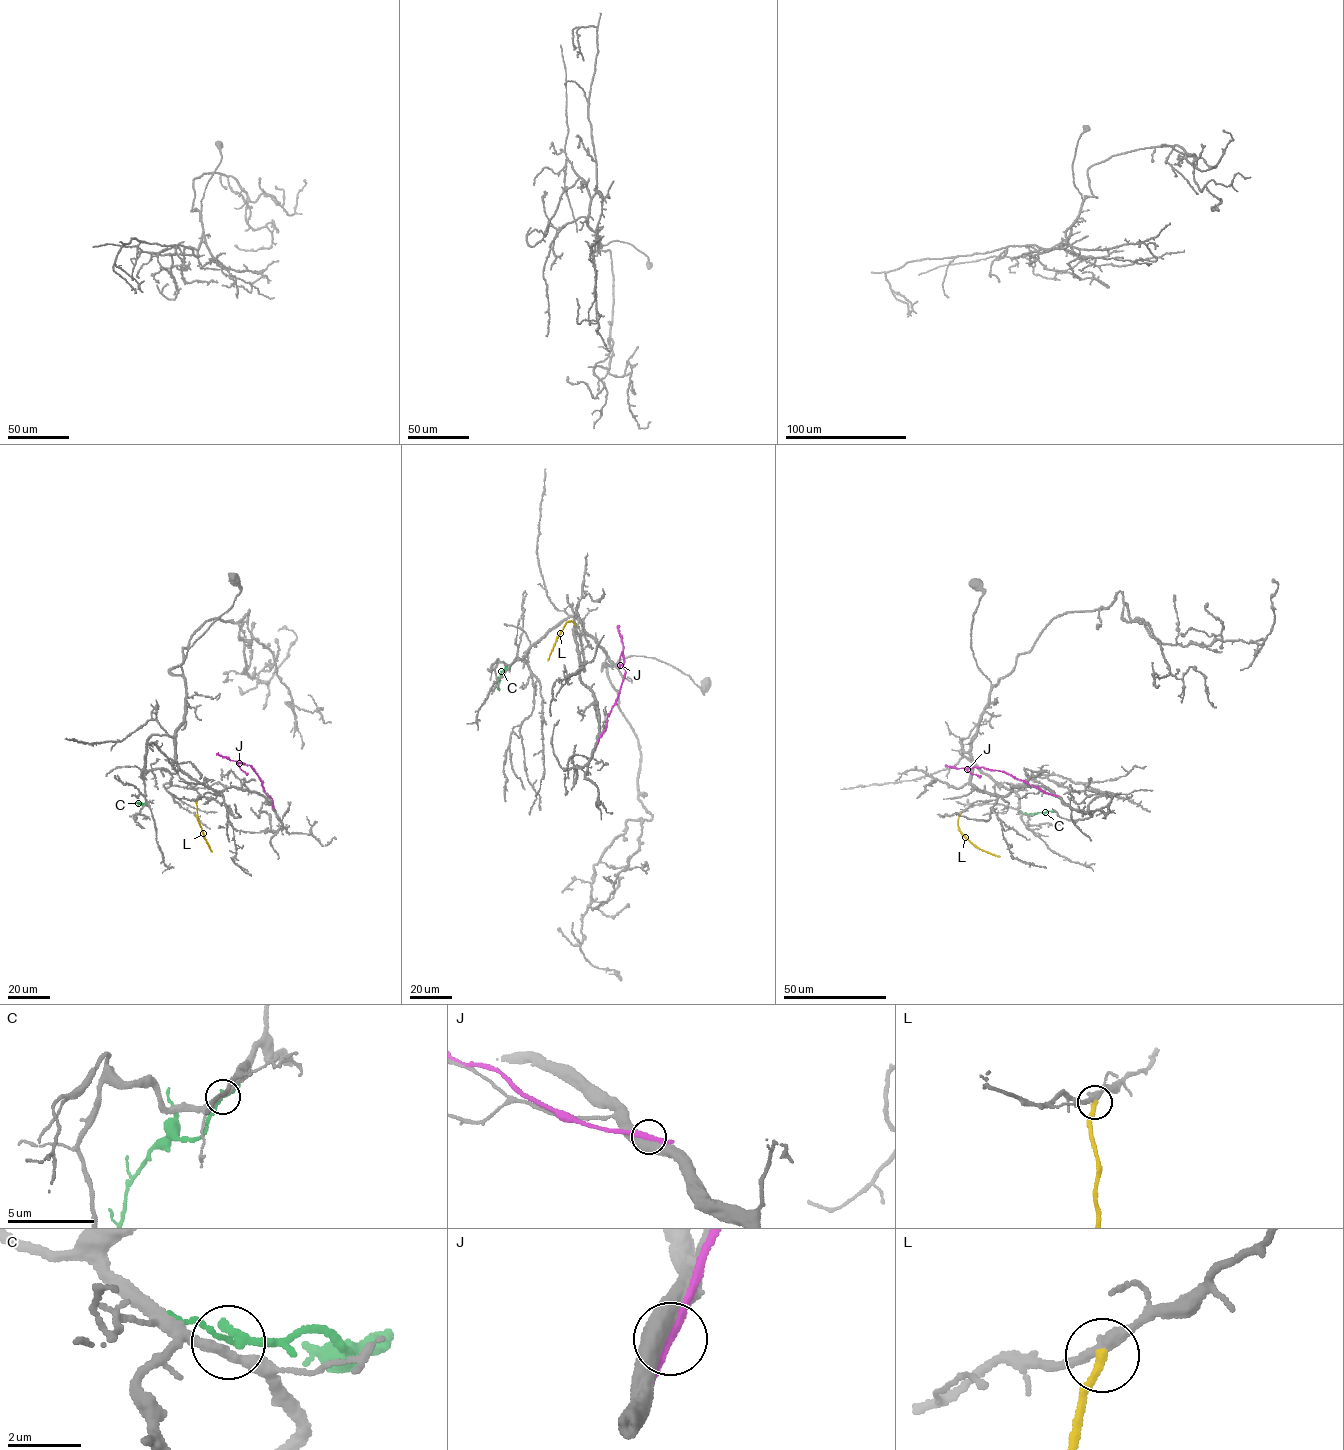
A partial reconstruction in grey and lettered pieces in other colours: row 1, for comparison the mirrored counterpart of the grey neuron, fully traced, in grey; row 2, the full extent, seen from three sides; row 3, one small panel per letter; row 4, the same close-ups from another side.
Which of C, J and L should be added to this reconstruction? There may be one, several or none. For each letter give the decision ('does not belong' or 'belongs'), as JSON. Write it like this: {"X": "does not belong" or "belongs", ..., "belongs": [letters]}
{"C": "does not belong", "J": "does not belong", "L": "does not belong", "belongs": []}

